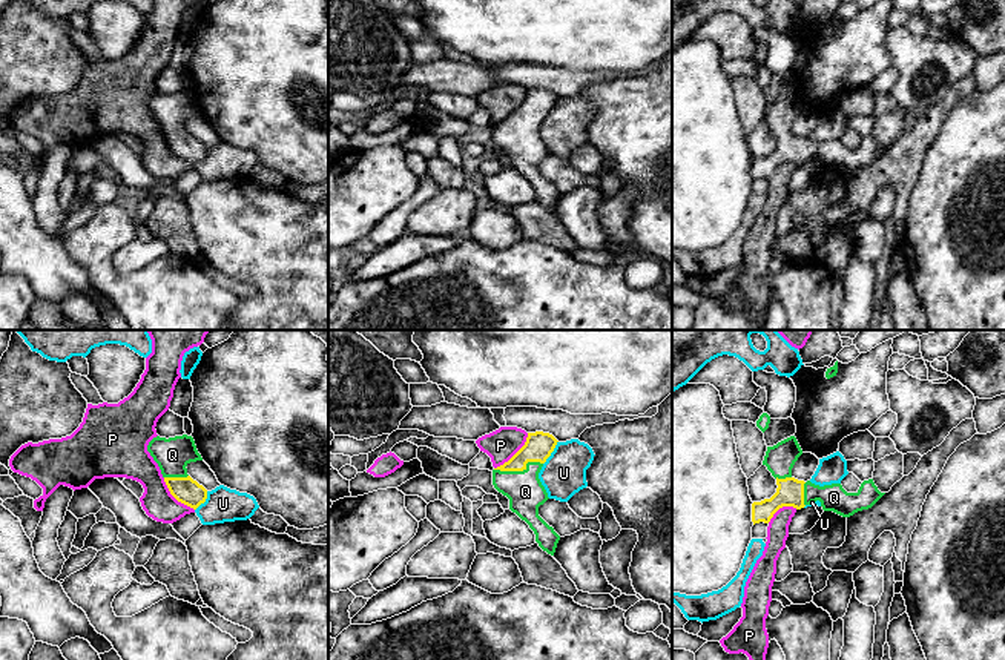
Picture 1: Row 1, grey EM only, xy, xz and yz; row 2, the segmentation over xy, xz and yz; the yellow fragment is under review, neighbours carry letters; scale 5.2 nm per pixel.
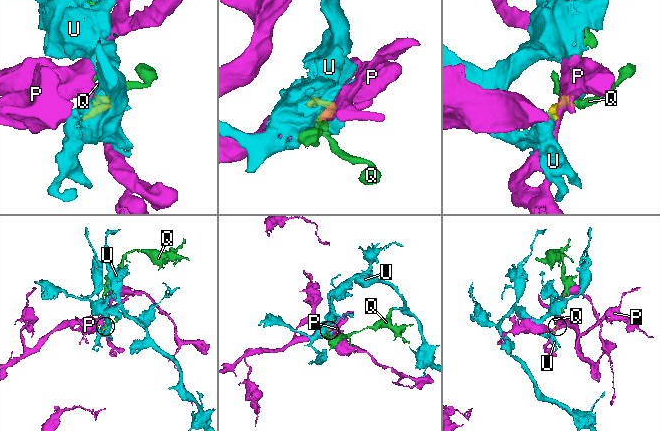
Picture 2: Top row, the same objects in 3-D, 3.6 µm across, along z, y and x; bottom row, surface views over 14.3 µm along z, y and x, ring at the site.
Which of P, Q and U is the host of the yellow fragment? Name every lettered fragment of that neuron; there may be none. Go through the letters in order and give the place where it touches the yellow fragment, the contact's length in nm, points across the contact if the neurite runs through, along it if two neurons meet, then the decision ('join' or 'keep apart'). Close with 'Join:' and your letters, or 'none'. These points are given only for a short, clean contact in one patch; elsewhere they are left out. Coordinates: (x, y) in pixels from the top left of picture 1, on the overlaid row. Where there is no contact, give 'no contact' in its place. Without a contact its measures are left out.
P: xz (516, 453) | 260 nm | along xz (528, 433), (523, 444), (494, 468) | keep apart
Q: xz (519, 470) | 260 nm | across xz (539, 445), (519, 470), (519, 482), (525, 491) | join
U: xz (551, 452) | 150 nm | keep apart
Join: Q

